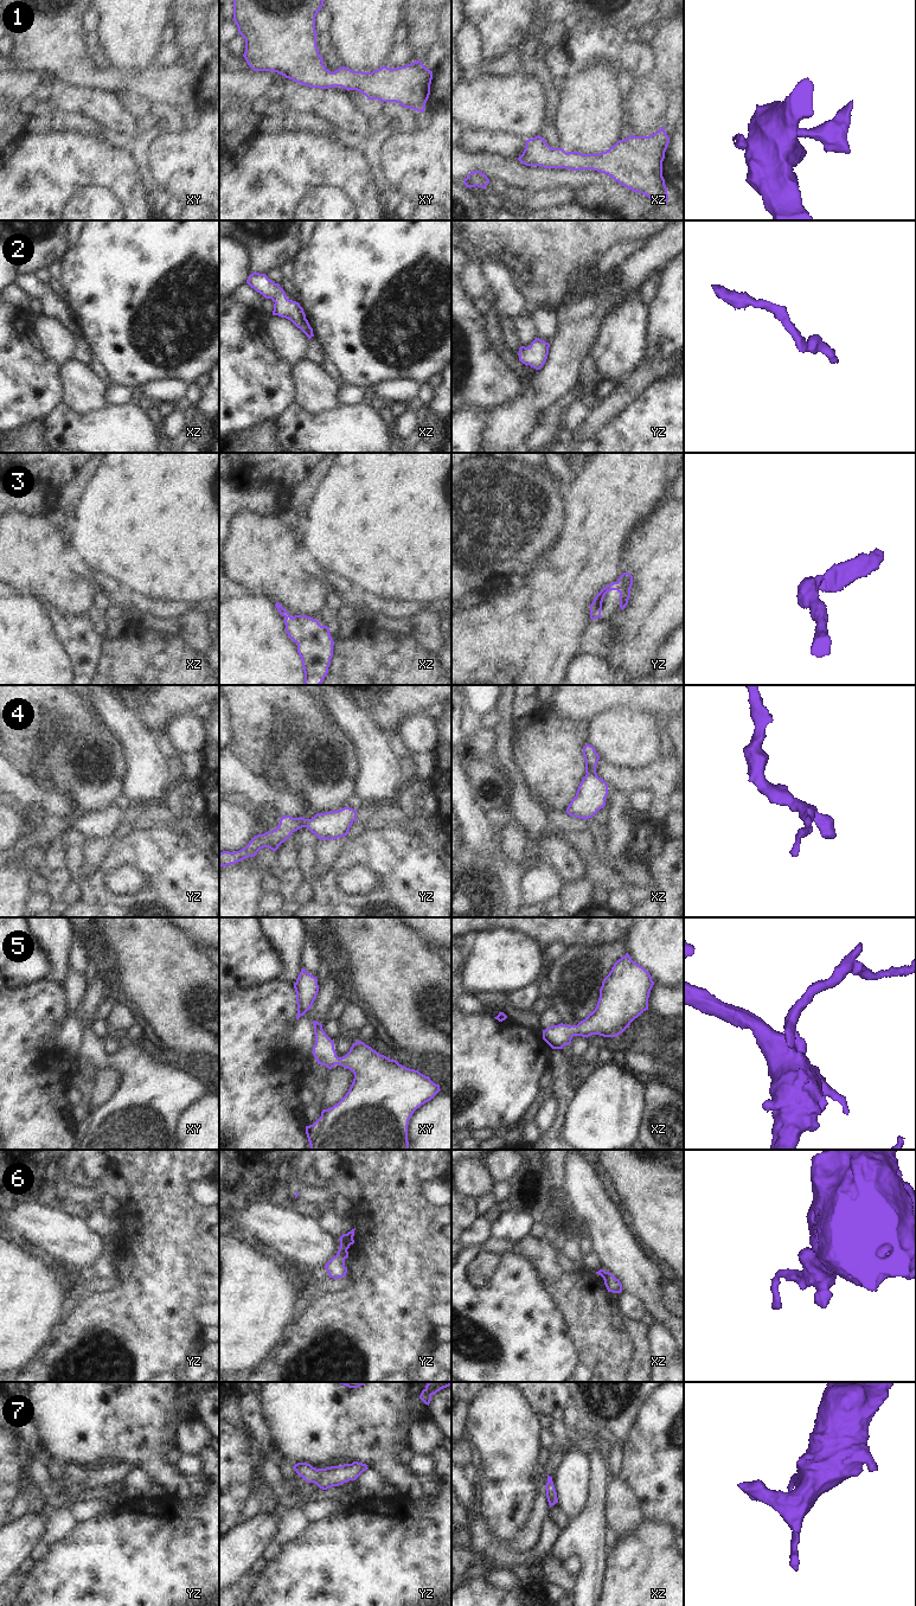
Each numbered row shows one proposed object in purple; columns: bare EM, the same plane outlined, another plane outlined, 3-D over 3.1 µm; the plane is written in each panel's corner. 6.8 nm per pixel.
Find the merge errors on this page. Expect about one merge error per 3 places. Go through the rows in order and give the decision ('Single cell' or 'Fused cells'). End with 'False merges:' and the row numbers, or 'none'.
1: Single cell
2: Single cell
3: Single cell
4: Single cell
5: Single cell
6: Fused cells
7: Single cell
False merges: 6.

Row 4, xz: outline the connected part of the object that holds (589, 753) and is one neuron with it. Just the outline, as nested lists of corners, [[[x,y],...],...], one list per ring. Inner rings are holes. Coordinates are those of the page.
[[[584,746],[583,757],[585,760],[587,774],[578,786],[576,796],[569,804],[566,813],[571,817],[587,820],[606,806],[608,785],[603,779],[597,776],[596,766],[600,755],[592,746]]]

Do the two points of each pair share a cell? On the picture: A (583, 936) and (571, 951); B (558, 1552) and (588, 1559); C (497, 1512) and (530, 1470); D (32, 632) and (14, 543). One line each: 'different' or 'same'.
A: different
B: same
C: same
D: different

